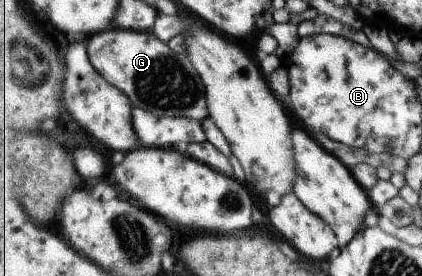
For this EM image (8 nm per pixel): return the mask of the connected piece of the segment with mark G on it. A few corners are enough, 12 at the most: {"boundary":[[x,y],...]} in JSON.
{"boundary":[[151,32],[87,39],[90,61],[137,108],[210,116],[193,61]]}

